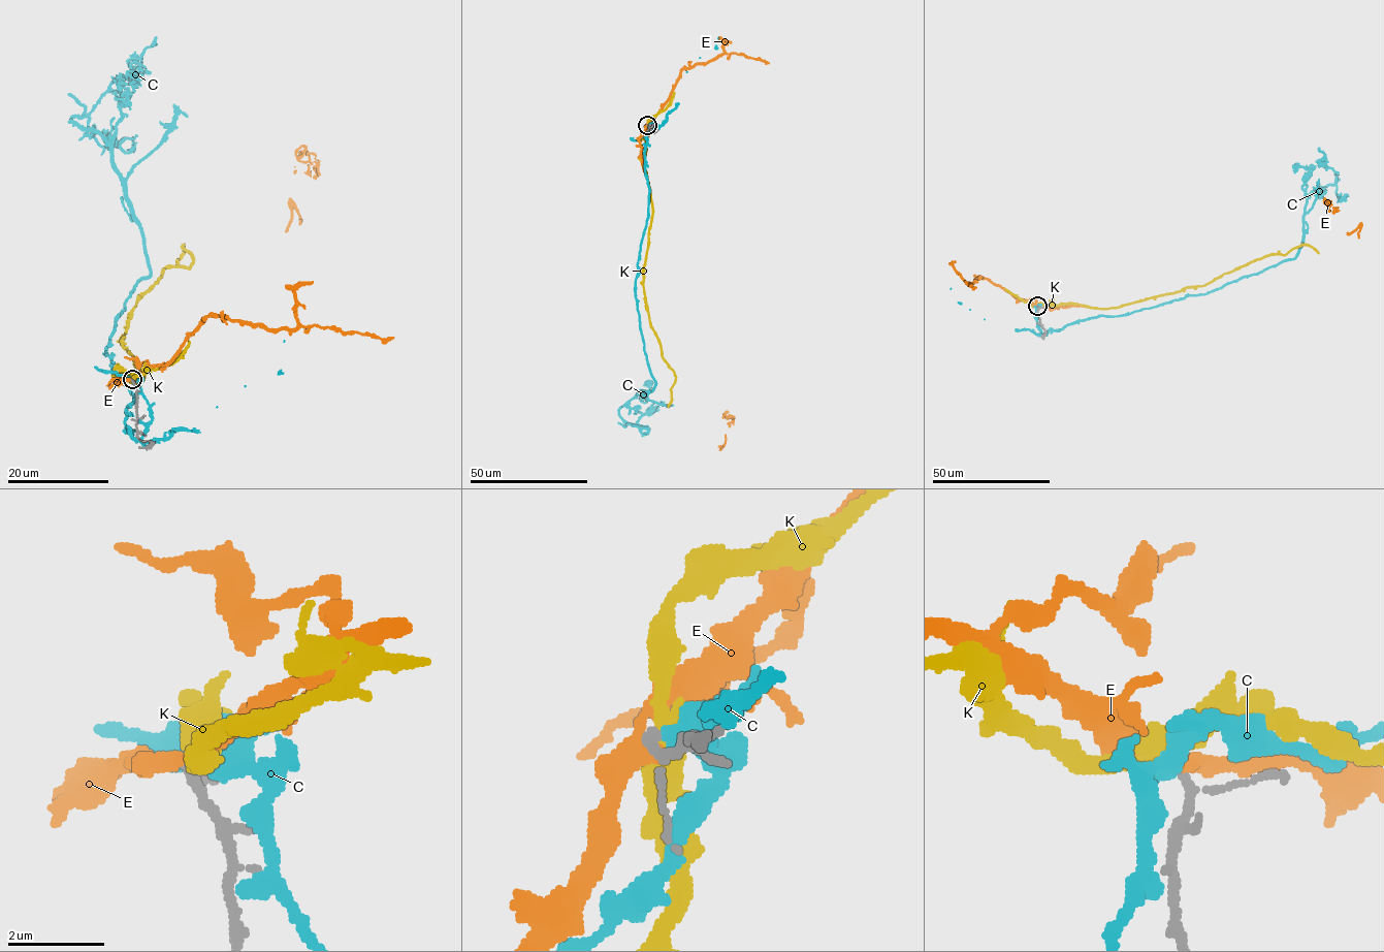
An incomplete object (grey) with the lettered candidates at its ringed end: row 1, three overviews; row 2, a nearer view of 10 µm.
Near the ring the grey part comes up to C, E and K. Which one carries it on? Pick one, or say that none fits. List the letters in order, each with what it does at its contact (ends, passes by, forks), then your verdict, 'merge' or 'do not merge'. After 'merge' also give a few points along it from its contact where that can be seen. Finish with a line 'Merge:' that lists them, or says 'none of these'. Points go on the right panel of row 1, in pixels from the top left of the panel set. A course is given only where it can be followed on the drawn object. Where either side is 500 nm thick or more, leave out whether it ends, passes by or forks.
C: it passes by | do not merge
E: it passes by | do not merge
K: it passes by | do not merge
Merge: none of these

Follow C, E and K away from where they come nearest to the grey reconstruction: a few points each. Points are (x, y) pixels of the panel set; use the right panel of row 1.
C: (1037, 307), (1036, 325), (1045, 334), (1205, 294), (1293, 259), (1306, 197), (1334, 184), (1319, 148)
E: (1037, 307), (1086, 306), (1353, 232), (1359, 226), (1358, 238)
K: (1037, 306), (1123, 306), (1202, 286), (1257, 259), (1285, 254), (1301, 245), (1318, 253)

